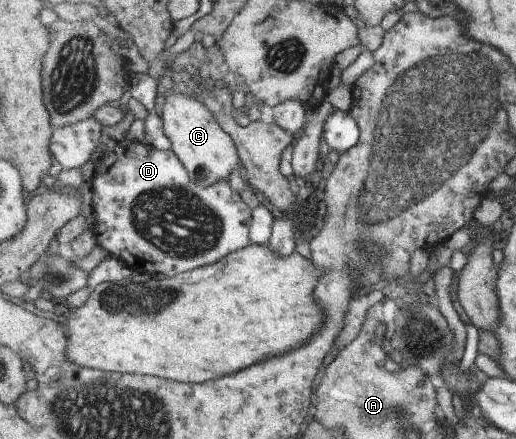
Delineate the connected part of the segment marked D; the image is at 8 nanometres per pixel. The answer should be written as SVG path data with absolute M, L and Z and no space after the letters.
M120 142L118 160L109 167L99 167L90 189L94 191L94 236L97 243L111 256L122 260L133 270L175 277L196 268L216 264L224 256L232 255L250 244L253 209L234 191L229 180L220 180L204 188L191 179L183 161L172 149L158 150L147 142Z

